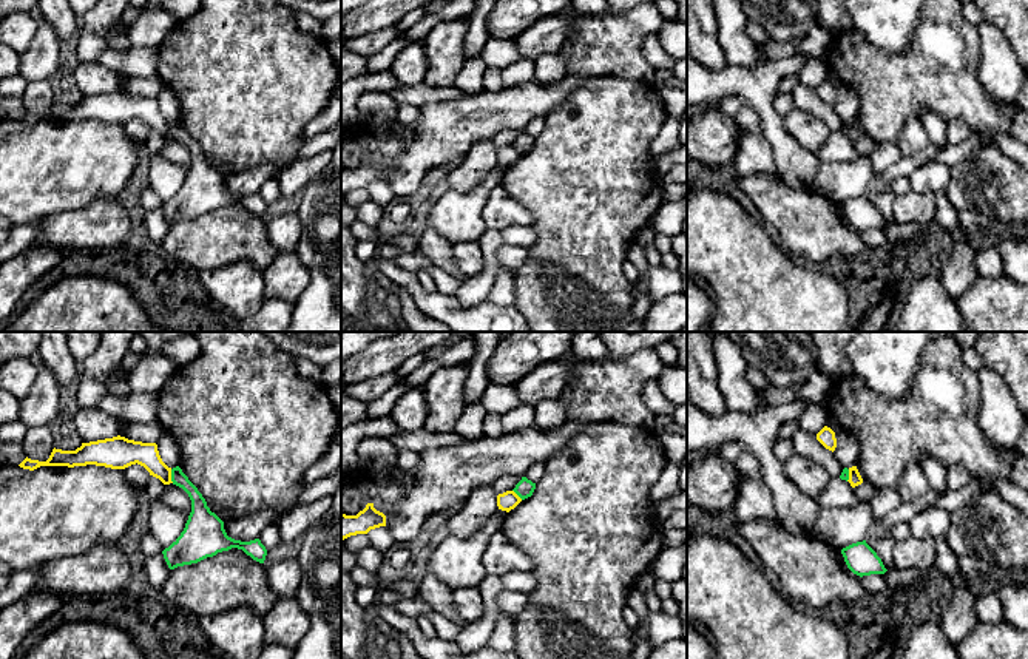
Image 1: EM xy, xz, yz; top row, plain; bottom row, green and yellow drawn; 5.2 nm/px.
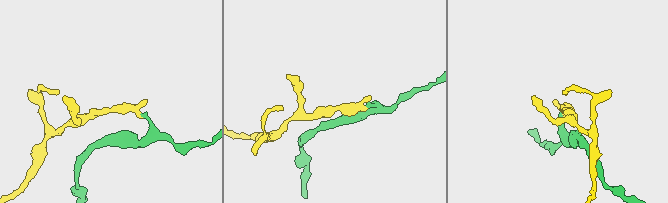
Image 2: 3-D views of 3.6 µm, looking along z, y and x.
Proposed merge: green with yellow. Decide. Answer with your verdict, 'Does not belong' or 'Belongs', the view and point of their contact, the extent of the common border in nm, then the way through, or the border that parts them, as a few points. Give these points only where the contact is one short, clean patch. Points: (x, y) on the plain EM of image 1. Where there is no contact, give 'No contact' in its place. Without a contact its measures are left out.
Does not belong. Touches green at xy (172, 130). Shared border 70 nm. Boundary: xy (170, 124), (173, 136)

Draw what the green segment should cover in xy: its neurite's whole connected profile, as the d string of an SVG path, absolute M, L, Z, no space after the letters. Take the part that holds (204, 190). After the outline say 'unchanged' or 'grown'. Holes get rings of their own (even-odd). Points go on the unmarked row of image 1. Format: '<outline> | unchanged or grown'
M179 120L171 123L171 136L188 148L191 167L181 190L162 205L170 224L198 218L232 202L242 204L253 215L264 218L267 204L261 194L241 196L228 191L224 176L210 165L202 148Z | unchanged

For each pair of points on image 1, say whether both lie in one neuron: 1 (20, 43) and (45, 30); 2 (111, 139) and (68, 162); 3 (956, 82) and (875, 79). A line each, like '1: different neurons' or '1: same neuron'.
1: different neurons
2: same neuron
3: same neuron

